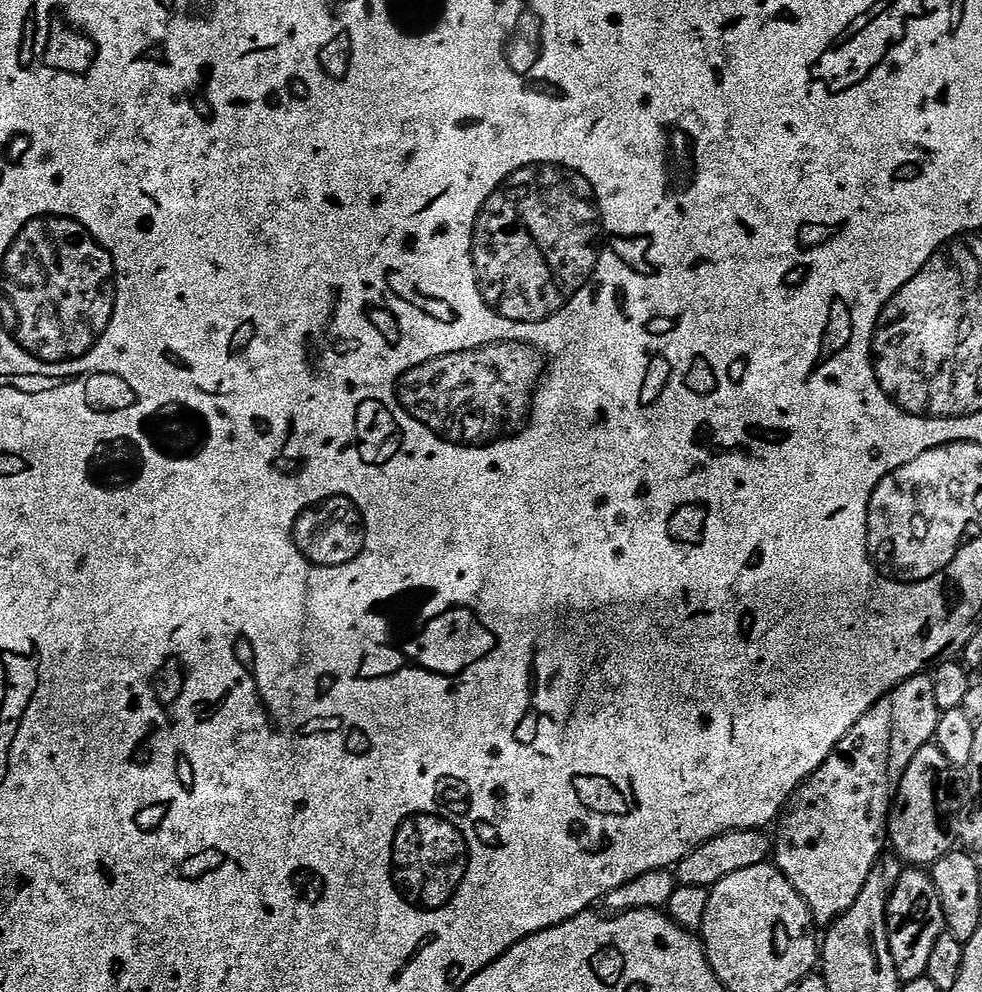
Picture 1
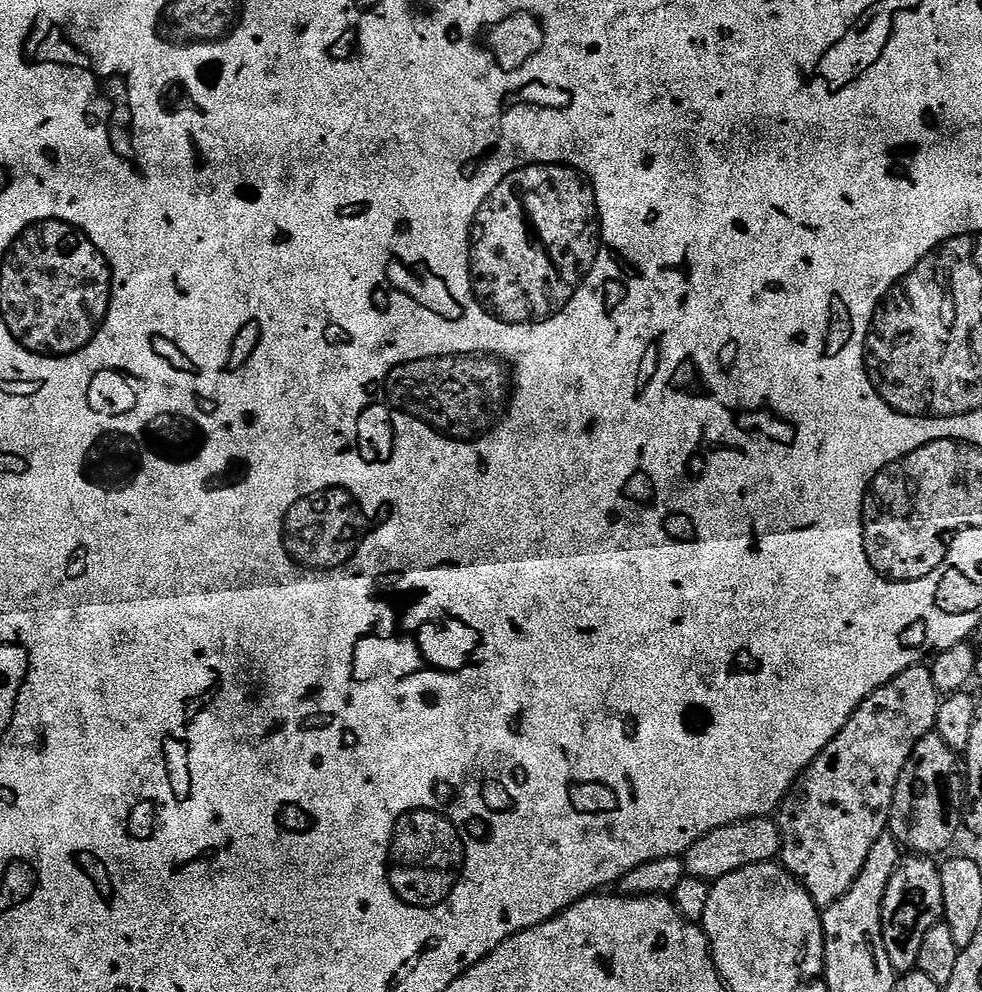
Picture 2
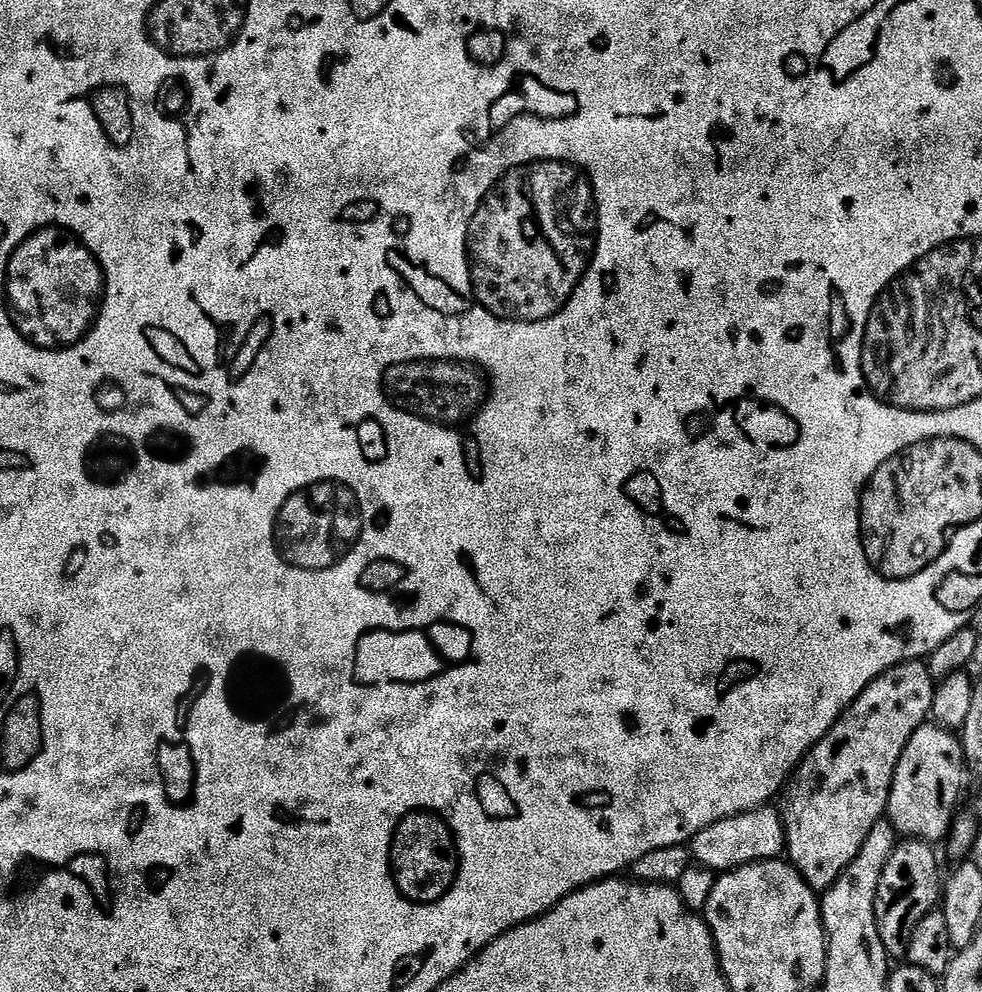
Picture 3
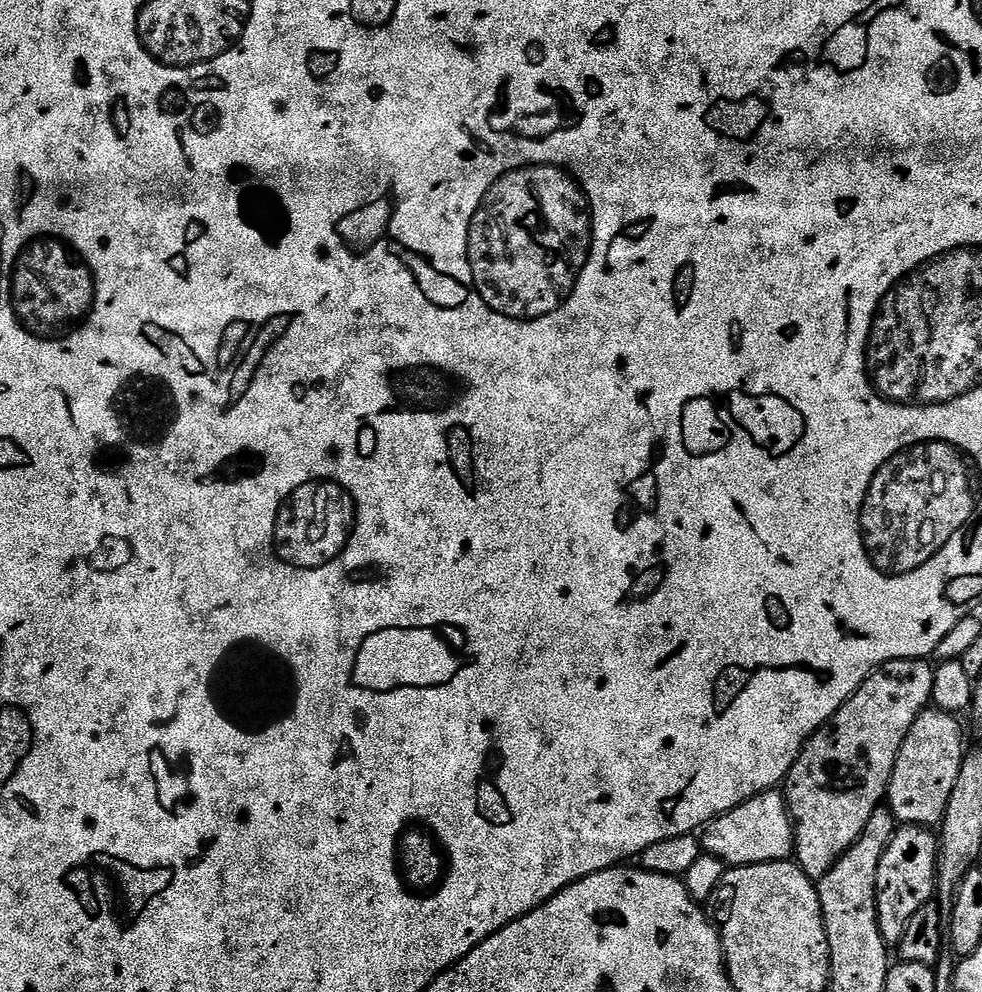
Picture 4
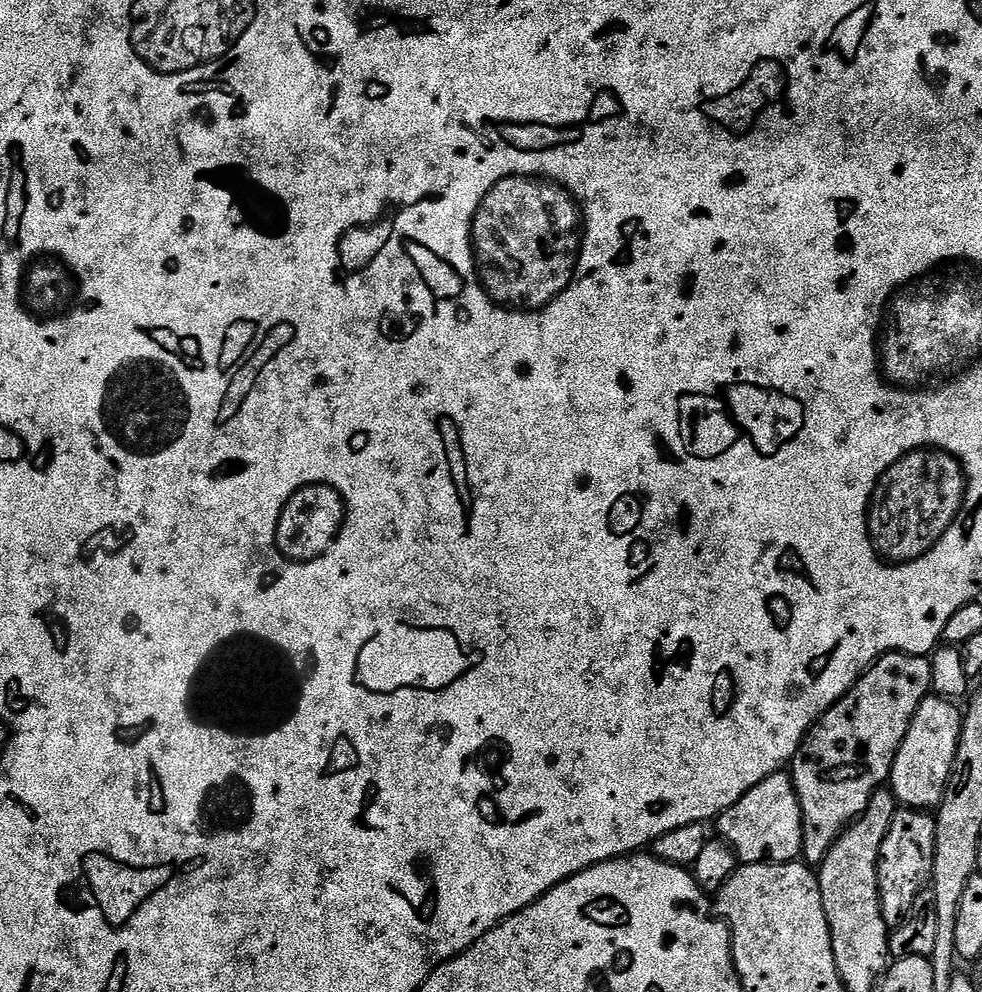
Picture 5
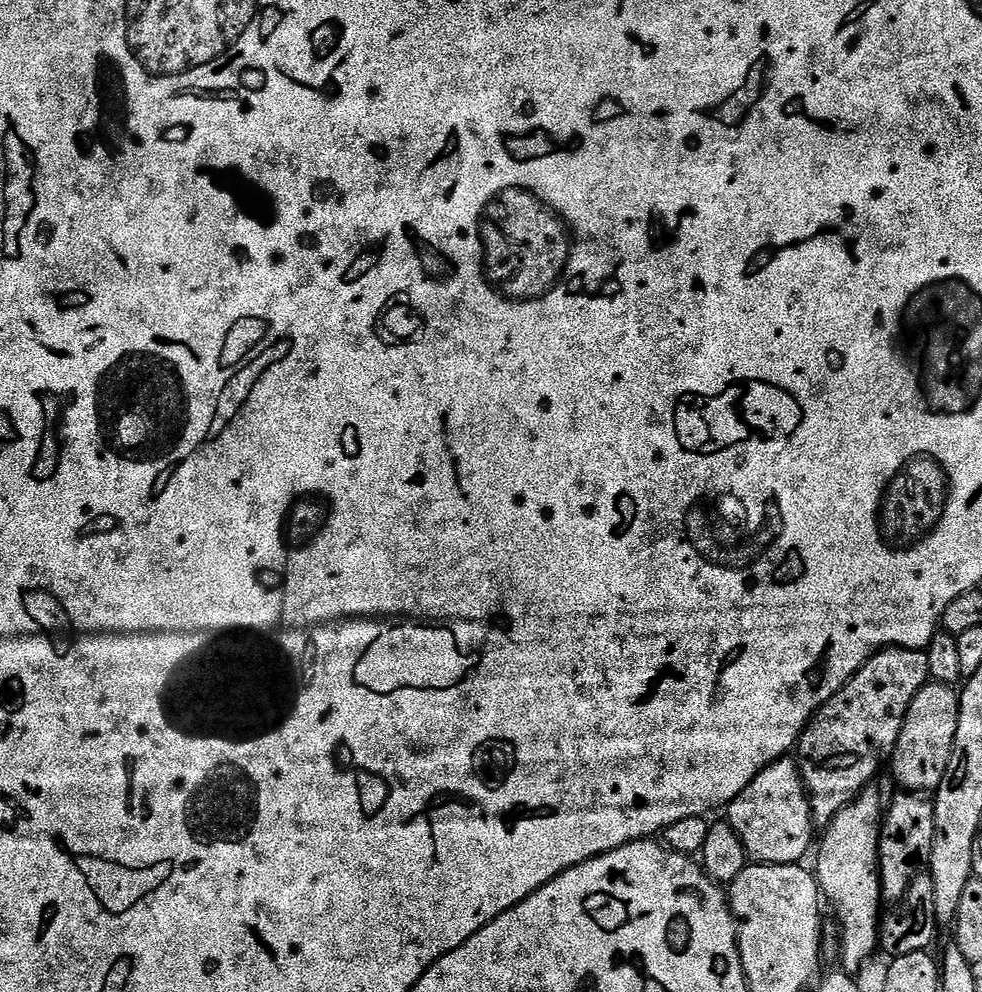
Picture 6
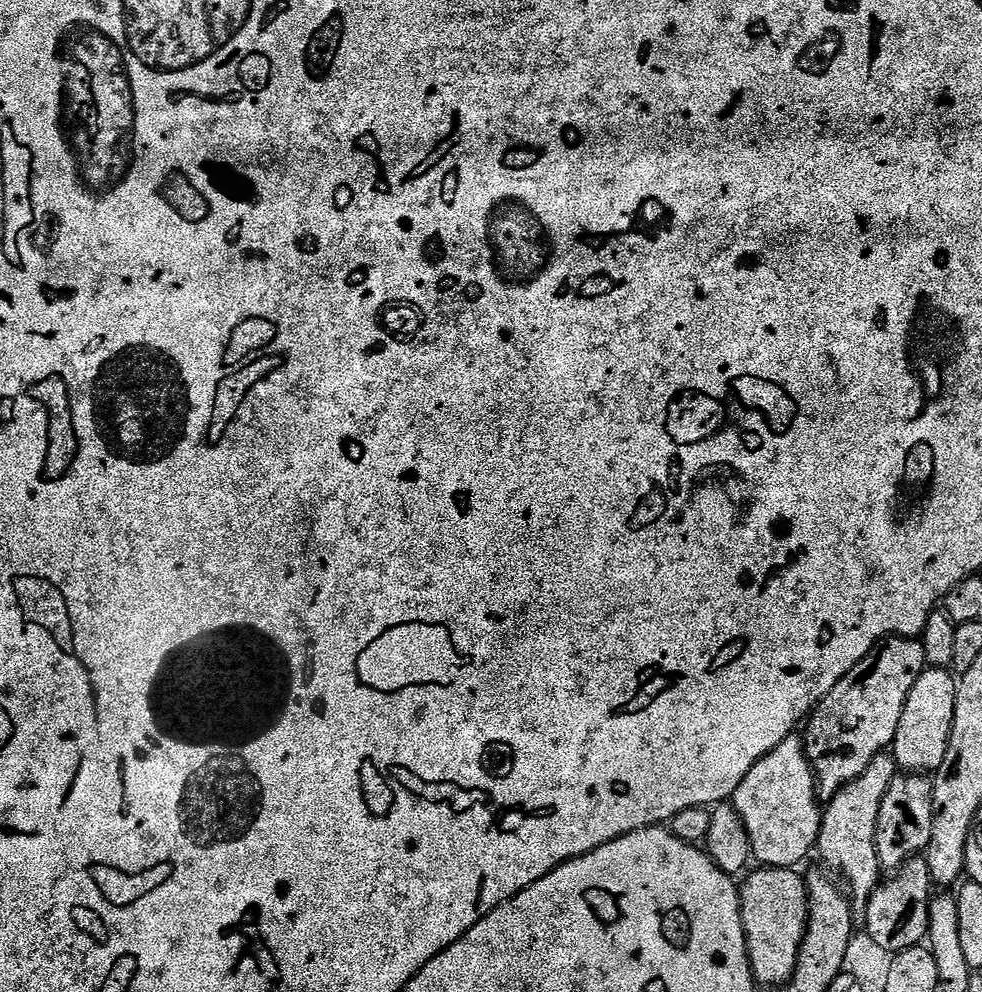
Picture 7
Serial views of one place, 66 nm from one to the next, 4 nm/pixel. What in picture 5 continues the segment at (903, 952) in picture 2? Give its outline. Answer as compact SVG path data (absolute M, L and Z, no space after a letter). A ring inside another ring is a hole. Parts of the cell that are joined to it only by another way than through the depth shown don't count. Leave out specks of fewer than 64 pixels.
M901 807L886 830L886 842L882 842L878 886L880 905L889 929L899 928L910 914L914 900L929 887L936 857L936 821L927 811Z

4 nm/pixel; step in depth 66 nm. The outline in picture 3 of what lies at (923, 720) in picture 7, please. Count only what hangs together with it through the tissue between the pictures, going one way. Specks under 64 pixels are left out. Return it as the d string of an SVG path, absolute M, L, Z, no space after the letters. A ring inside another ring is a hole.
M926 722L914 730L914 738L906 742L888 799L886 819L901 837L937 842L949 835L958 815L960 791L964 788L966 765L960 737L955 731Z

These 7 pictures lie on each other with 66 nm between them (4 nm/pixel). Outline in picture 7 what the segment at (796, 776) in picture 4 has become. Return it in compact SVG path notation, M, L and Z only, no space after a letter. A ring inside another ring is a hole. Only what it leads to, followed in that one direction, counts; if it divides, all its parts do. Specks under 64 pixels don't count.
M890 636L870 650L870 654L866 654L866 658L862 658L862 662L858 662L858 666L854 666L854 670L850 670L850 674L812 709L802 739L808 761L816 773L821 801L834 799L836 792L854 782L880 752L891 749L894 734L898 734L898 722L902 719L902 706L906 706L910 689L927 667L923 639Z

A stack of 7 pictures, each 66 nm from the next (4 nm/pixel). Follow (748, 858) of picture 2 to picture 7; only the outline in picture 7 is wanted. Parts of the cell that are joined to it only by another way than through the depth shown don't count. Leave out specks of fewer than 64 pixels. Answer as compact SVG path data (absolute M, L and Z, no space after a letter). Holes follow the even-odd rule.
M799 735L788 736L770 754L766 754L742 778L738 790L730 801L738 810L742 822L746 826L746 834L750 834L750 846L755 863L769 868L796 868L807 858L813 855L820 839L820 817L822 804L818 799L818 785L816 773L812 770L812 763L804 749L804 741Z

